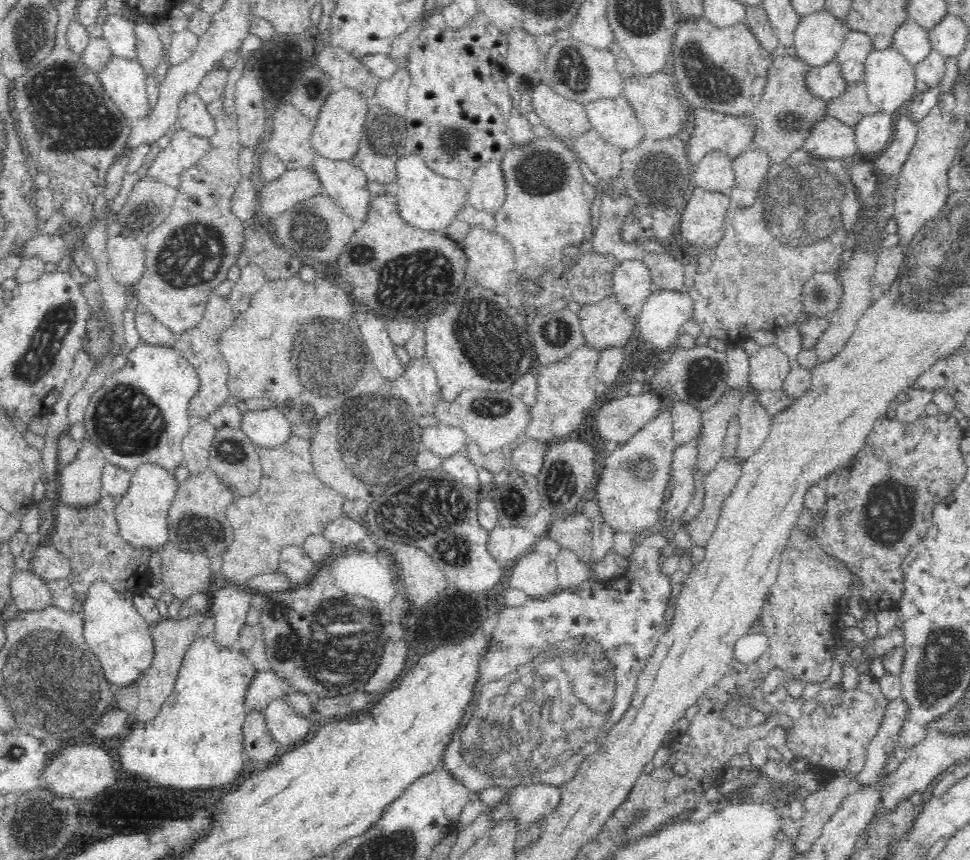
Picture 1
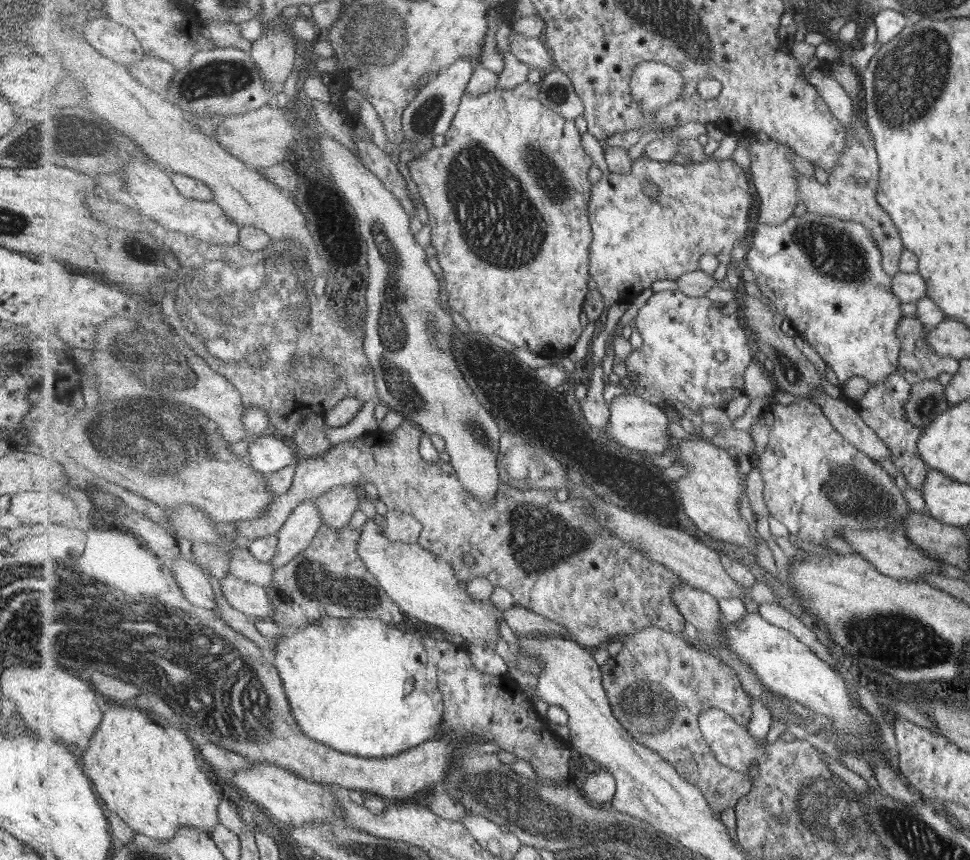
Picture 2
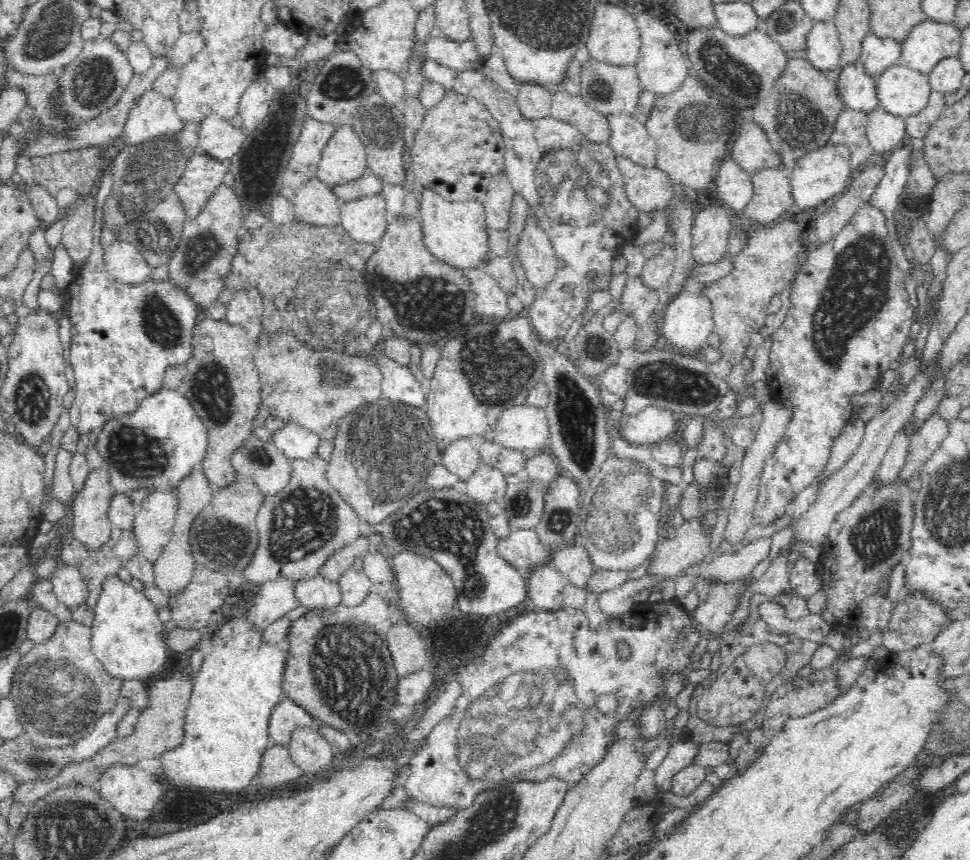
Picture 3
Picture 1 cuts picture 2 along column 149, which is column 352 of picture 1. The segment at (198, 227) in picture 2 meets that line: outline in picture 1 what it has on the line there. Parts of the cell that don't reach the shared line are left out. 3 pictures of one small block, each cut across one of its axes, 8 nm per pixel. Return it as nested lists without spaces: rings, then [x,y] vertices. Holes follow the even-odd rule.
[[[318,154],[309,168],[316,173],[322,194],[330,194],[353,220],[355,227],[362,226],[370,206],[366,174],[358,166],[354,166],[350,159],[336,162]]]

